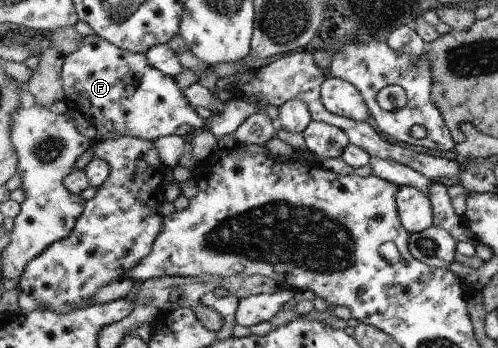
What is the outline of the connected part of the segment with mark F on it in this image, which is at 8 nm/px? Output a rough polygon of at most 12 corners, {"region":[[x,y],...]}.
{"region":[[85,36],[62,70],[80,132],[232,136],[264,108],[226,99],[202,119],[145,54]]}

